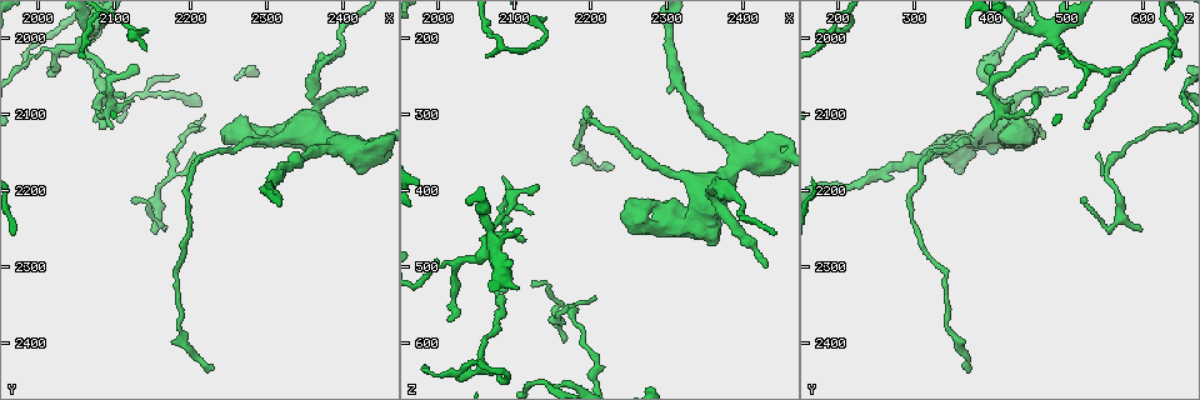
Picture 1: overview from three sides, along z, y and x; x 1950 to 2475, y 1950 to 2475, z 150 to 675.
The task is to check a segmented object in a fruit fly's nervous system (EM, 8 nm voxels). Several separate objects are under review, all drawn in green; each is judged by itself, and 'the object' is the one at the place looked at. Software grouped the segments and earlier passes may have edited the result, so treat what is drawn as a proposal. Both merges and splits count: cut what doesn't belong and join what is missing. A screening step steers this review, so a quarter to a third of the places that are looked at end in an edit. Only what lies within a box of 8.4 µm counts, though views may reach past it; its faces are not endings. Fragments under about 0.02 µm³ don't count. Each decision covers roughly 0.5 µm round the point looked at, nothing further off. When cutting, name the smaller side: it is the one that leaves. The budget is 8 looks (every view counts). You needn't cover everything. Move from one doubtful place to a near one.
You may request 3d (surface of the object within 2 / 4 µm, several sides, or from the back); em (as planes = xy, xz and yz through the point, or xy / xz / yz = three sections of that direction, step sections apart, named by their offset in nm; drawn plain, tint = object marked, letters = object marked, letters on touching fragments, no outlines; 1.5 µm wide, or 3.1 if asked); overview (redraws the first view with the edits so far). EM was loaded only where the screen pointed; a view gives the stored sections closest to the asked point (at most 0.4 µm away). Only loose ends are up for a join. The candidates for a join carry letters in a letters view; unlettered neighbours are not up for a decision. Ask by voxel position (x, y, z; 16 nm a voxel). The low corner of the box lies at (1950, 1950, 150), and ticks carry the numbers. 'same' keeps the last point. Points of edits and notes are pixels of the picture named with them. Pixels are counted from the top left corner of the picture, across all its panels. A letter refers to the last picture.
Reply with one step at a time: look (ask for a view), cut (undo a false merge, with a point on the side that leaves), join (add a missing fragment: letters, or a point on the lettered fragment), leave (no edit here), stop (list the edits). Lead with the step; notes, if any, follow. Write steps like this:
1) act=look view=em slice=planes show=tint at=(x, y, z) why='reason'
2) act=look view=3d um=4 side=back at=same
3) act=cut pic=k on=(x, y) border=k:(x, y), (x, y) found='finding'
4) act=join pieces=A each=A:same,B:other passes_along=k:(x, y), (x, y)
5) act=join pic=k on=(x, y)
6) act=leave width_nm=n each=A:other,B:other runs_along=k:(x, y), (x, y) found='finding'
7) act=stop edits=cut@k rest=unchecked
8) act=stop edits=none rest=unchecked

act=look view=em slice=xy step=8 show=letters at=(2170, 2250, 600) why='free end'

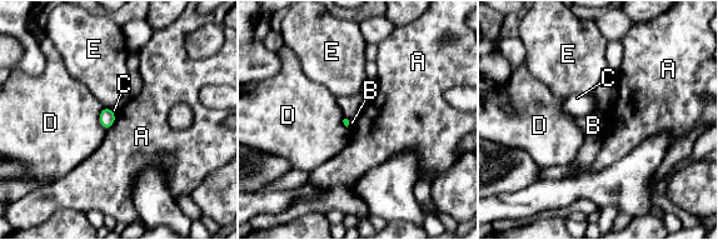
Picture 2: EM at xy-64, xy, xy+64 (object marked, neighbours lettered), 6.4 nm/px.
act=look view=em slice=planes show=letters at=same why='cut it another way'

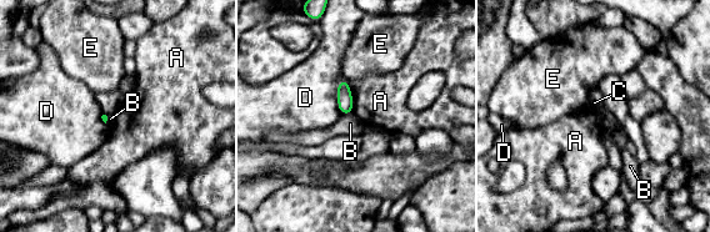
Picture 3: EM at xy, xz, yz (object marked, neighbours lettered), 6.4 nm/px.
act=leave each=A:other,B:other,C:other,D:other,E:other found='no lettered fragment goes on from it'

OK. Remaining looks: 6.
act=look view=3d um=4 at=(2365, 2100, 420) why='looks like a crossing'

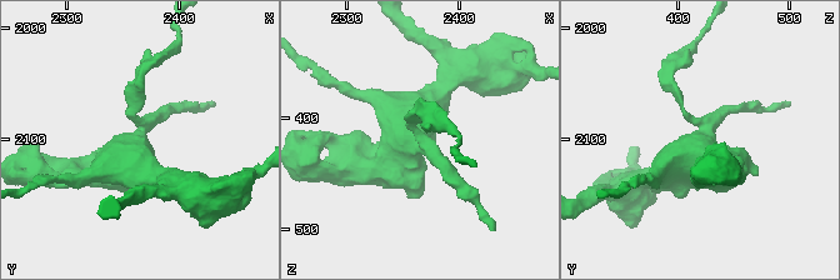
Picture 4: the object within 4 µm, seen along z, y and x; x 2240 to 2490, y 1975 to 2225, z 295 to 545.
act=look view=em slice=xz step=8 show=tint at=(2362, 2102, 420) why='now the EM'

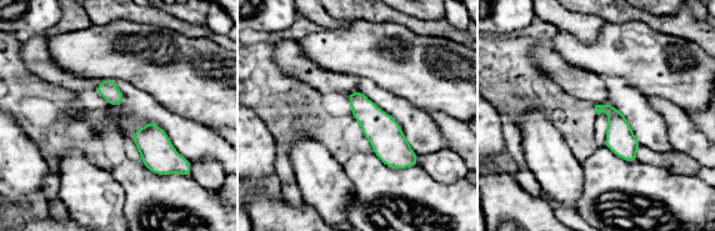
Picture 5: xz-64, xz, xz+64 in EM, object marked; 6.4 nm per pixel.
act=look view=em slice=yz step=4 show=letters at=same

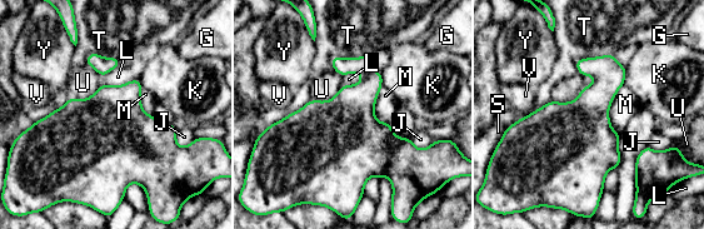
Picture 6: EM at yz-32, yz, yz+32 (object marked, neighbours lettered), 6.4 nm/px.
act=leave each=G:other,J:other,K:other,L:other,M:other,S:other,T:other,U:other,V:other,Y:other border=6:(623, 84), (609, 108), (615, 133) found='all the same cell'

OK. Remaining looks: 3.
act=look view=em slice=planes show=letters at=(2230, 2435, 370) why='thin end'

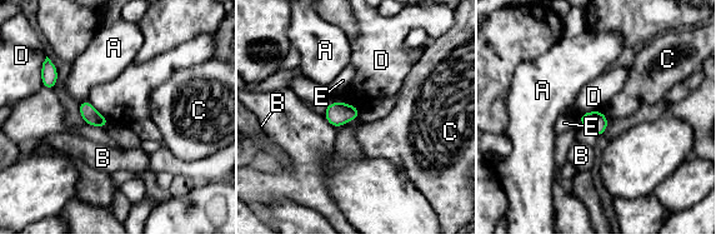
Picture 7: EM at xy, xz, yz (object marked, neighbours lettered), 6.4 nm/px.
act=leave each=A:other,B:other,C:other,D:other,E:other border=7:(601, 109), (585, 111), (577, 120) found='no lettered fragment goes on from it'

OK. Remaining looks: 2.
act=stop edits=none rest=unchecked

